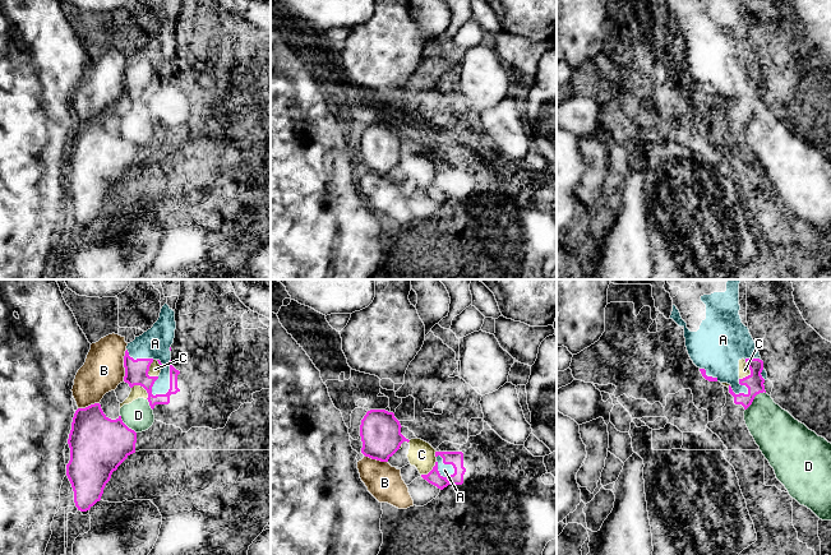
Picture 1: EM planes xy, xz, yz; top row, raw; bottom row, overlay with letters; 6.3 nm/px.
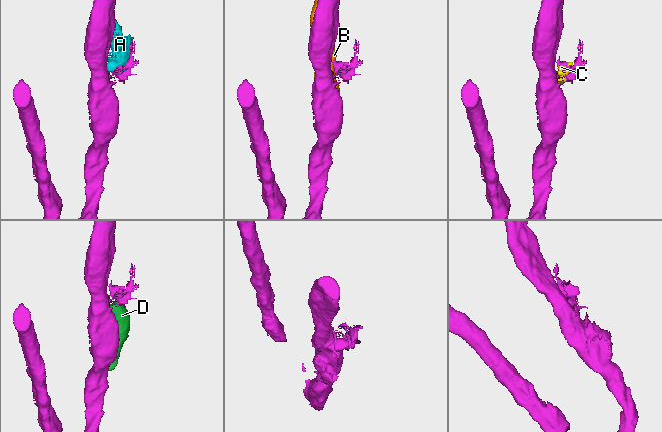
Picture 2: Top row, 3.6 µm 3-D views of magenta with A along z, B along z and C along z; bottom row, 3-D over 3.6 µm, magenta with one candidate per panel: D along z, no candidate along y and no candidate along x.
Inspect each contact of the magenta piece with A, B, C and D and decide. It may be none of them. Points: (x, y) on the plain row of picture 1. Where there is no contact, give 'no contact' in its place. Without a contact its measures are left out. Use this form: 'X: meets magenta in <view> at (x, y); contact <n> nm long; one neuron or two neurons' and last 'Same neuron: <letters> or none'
A: meets magenta in xy at (170, 96); contact 260 nm long; two neurons
B: meets magenta in xy at (124, 79); contact 200 nm long; two neurons
C: meets magenta in yz at (751, 86); contact 130 nm long; two neurons
D: meets magenta in yz at (753, 112); contact 170 nm long; two neurons
Same neuron: none

